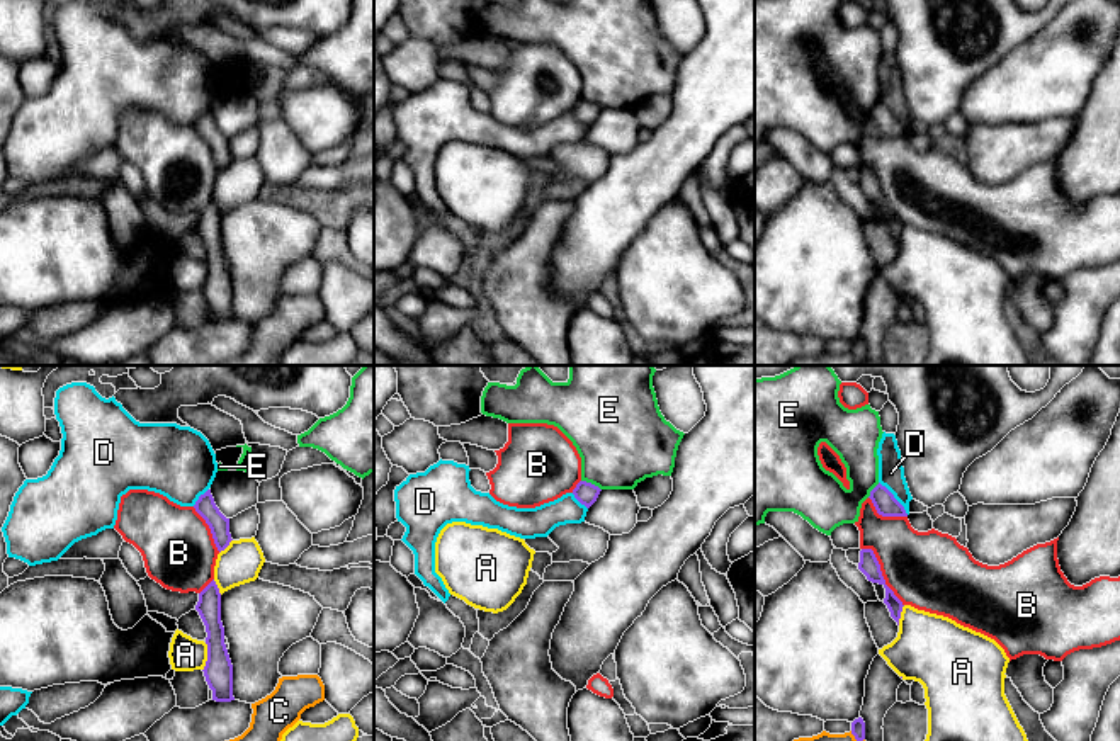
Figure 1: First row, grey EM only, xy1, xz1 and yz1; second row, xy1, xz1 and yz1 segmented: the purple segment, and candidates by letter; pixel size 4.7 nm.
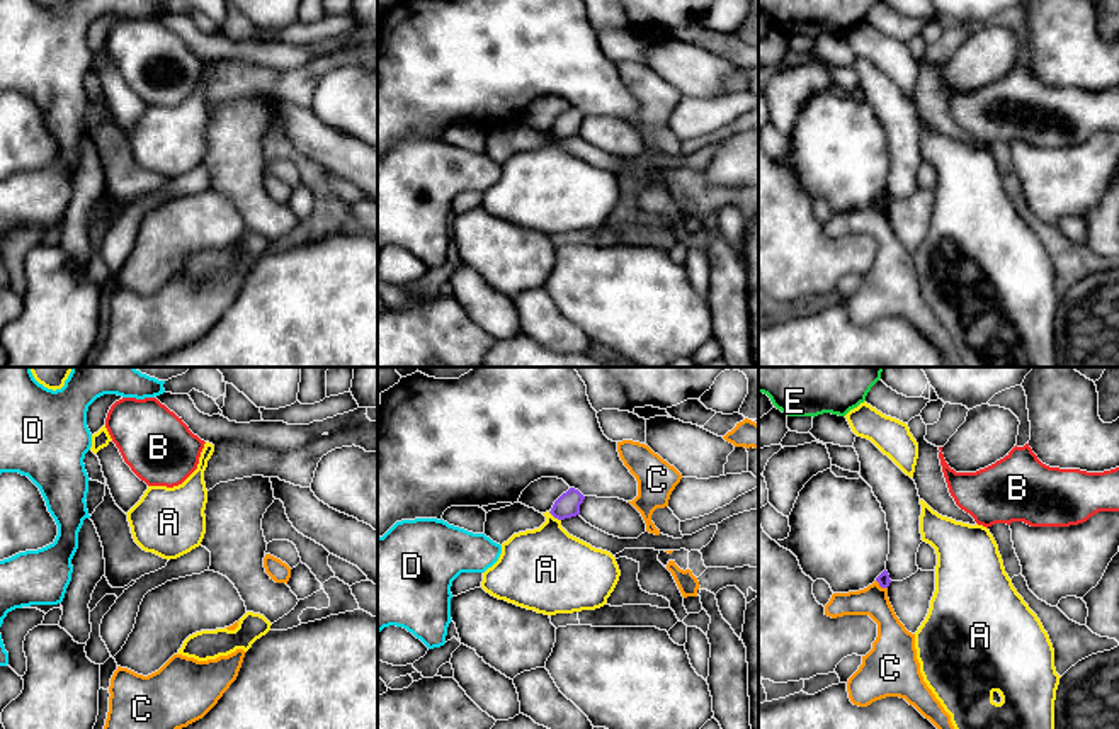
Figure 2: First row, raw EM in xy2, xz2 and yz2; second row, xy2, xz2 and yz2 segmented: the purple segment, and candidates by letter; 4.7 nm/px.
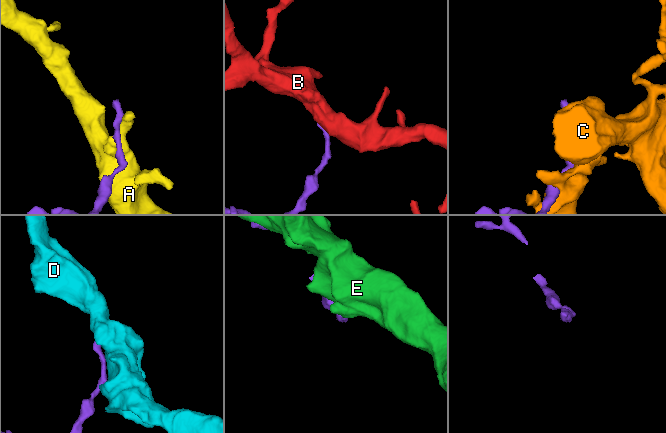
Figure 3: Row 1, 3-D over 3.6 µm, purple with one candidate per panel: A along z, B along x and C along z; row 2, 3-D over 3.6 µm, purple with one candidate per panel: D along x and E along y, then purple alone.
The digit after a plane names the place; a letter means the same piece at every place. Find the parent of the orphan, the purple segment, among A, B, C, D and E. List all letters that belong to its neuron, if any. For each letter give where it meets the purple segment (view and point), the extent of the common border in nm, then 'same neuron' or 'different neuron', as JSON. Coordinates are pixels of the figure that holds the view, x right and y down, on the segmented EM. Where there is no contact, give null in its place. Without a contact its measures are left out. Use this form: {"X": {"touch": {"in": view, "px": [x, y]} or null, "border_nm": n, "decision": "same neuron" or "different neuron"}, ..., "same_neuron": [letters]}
{"A": {"touch": {"in": "xy1", "px": [208, 656]}, "border_nm": 140, "decision": "different neuron"}, "B": {"touch": {"in": "yz1", "px": [881, 573]}, "border_nm": 340, "decision": "different neuron"}, "C": {"touch": {"in": "yz2", "px": [881, 587]}, "border_nm": 70, "decision": "different neuron"}, "D": {"touch": {"in": "yz1", "px": [894, 498]}, "border_nm": 220, "decision": "different neuron"}, "E": {"touch": {"in": "xz1", "px": [592, 485]}, "border_nm": 110, "decision": "different neuron"}, "same_neuron": []}

